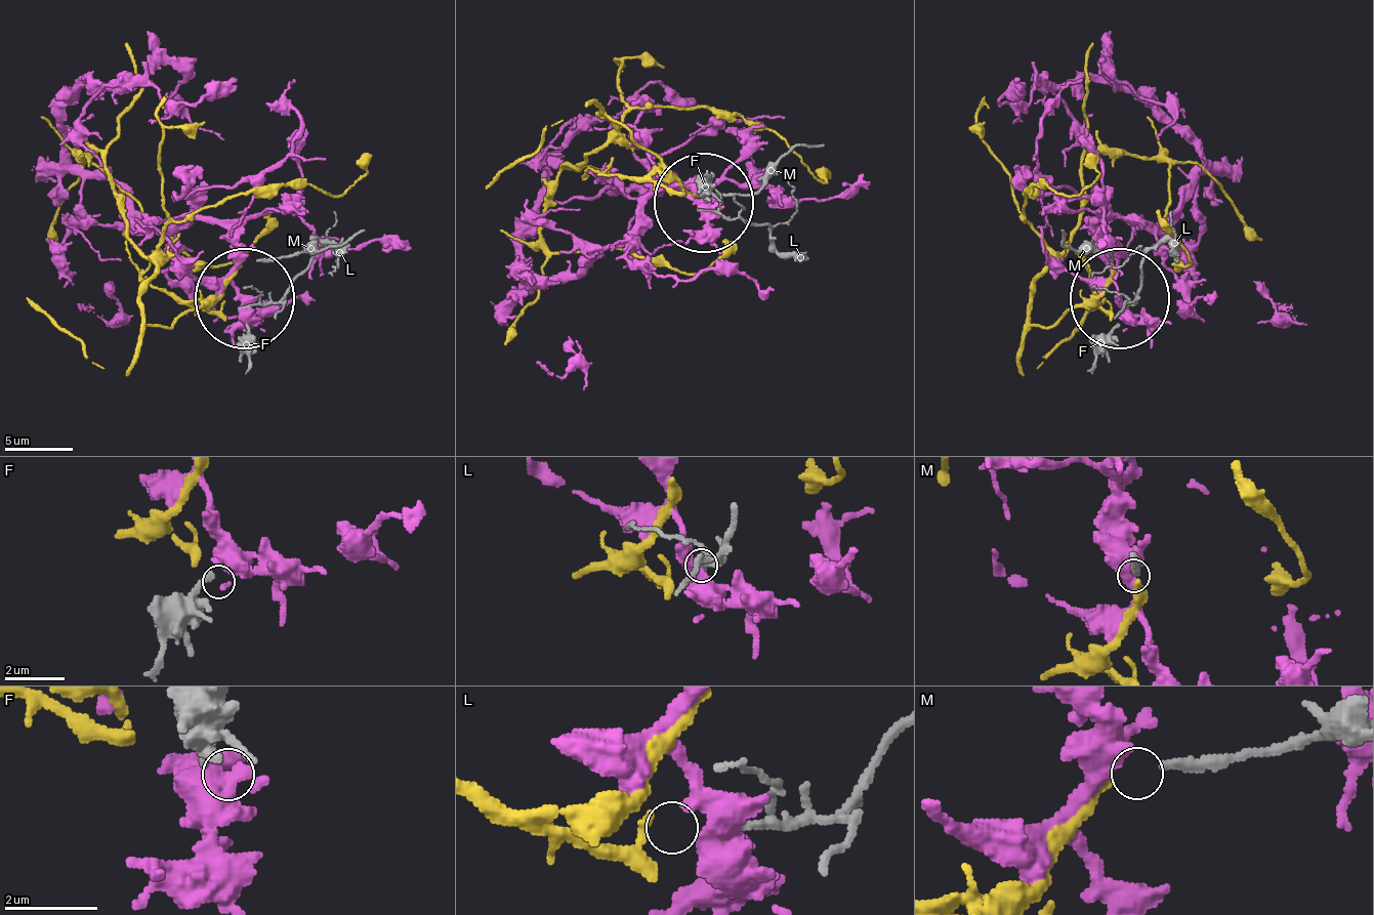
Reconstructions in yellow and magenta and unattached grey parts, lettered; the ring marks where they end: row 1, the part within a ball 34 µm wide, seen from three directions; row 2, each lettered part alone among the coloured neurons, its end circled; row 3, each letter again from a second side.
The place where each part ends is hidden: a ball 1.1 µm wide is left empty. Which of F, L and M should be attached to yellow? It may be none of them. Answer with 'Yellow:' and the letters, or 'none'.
Yellow: M

